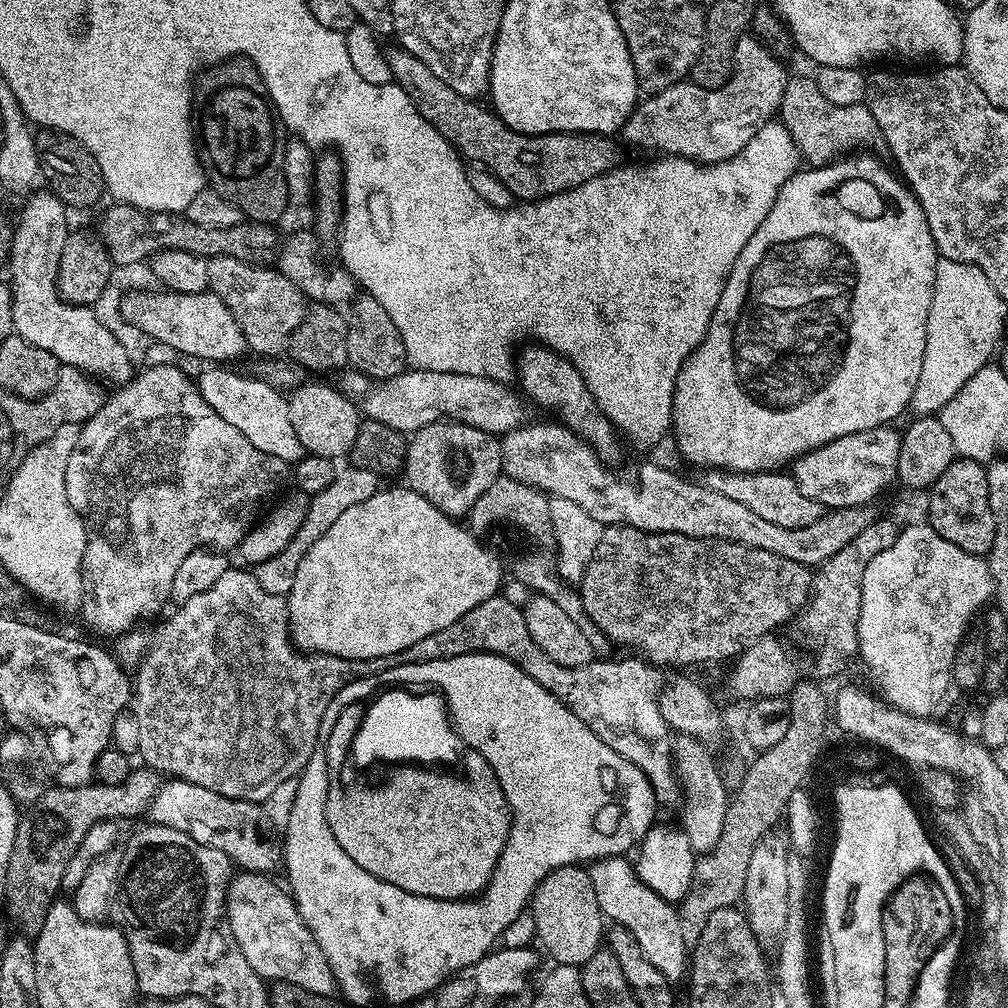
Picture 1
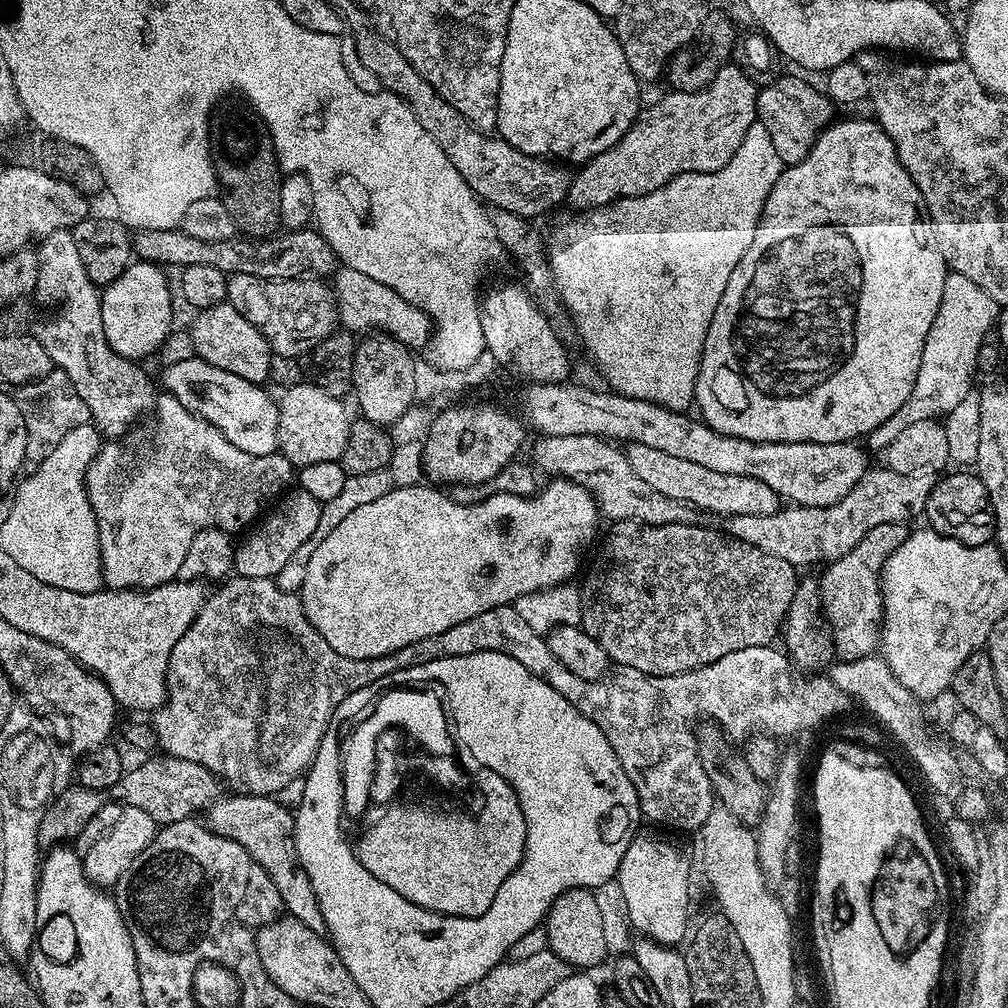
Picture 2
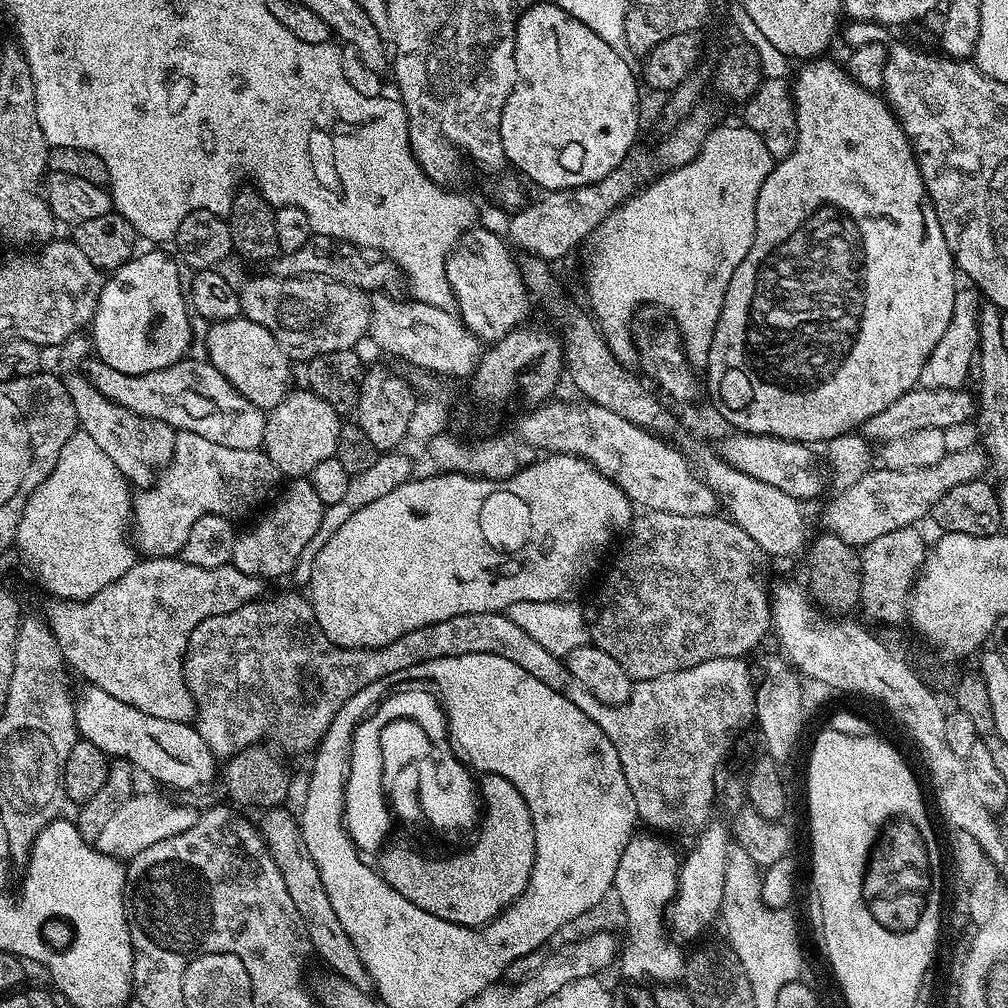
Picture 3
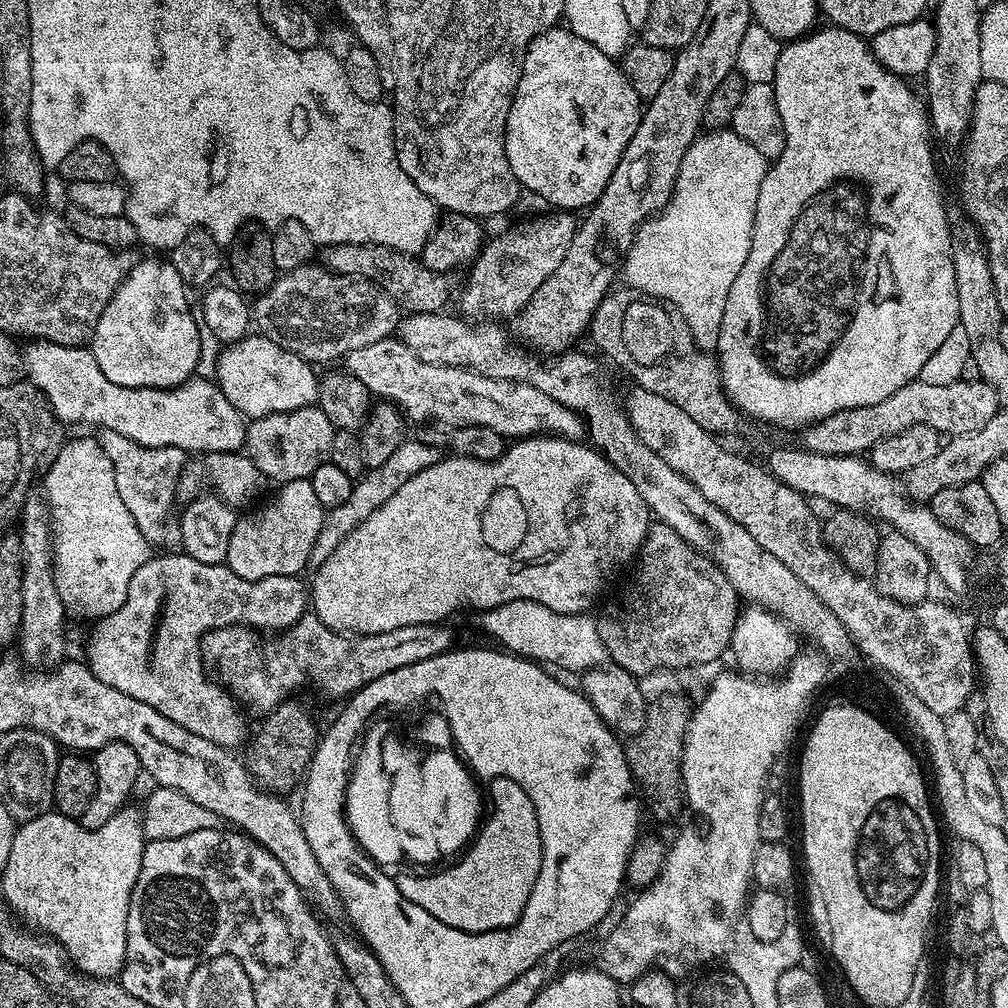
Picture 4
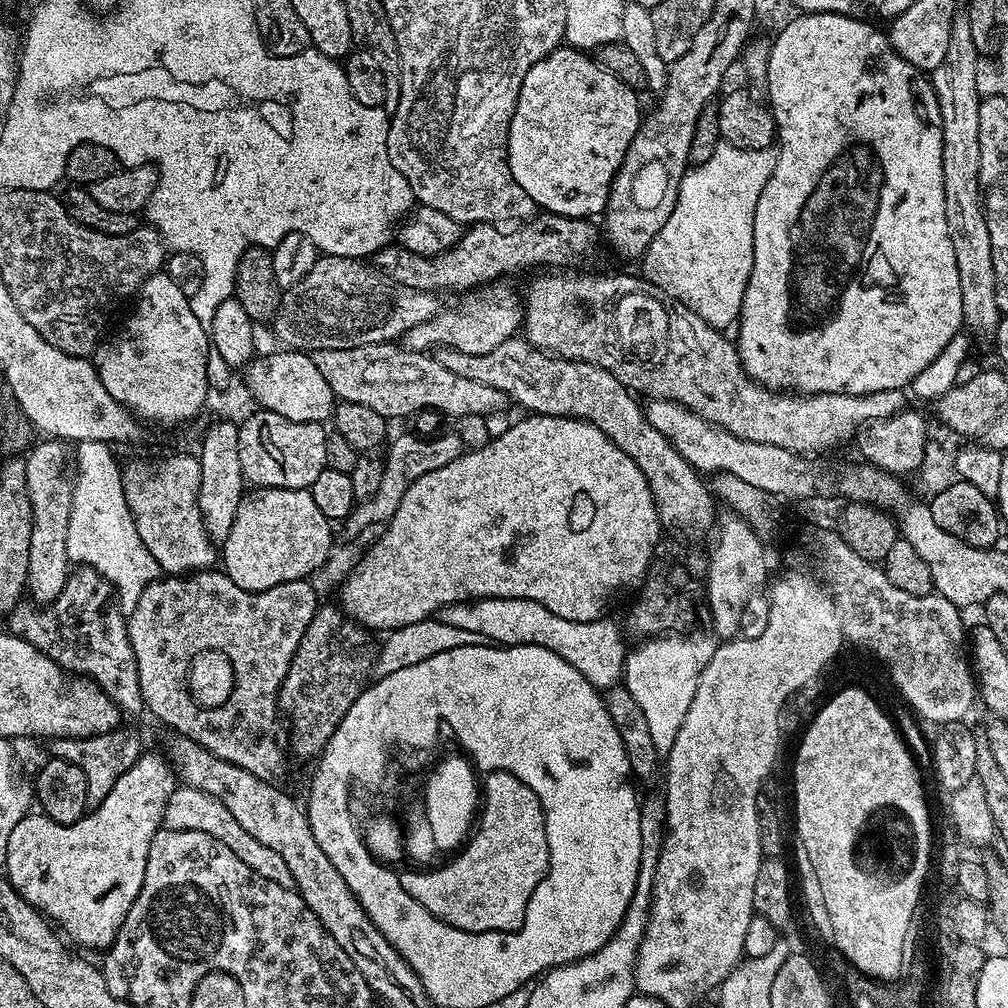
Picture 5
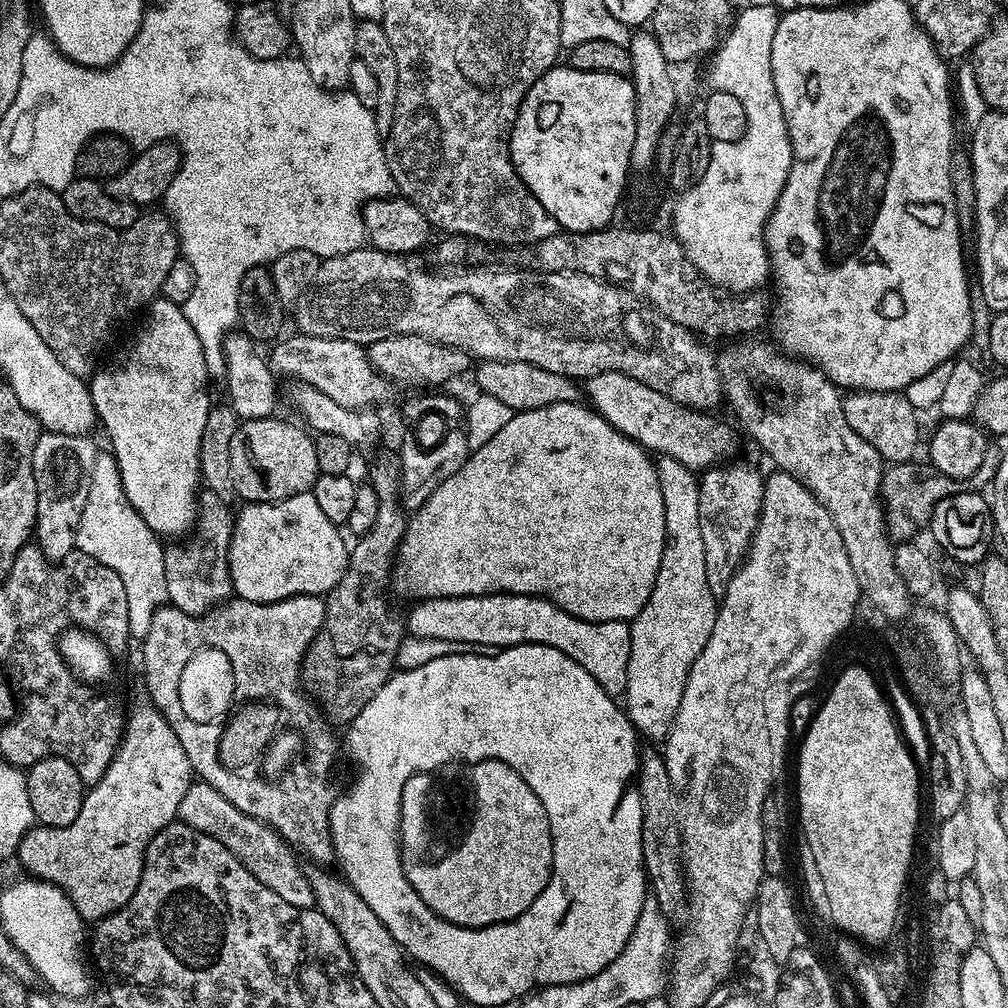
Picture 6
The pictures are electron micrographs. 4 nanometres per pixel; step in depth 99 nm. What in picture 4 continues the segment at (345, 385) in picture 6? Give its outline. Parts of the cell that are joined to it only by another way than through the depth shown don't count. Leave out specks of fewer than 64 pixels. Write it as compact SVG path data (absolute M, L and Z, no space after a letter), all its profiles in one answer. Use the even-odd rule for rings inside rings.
M399 338L370 342L370 346L362 346L362 350L354 350L349 356L343 357L342 364L348 373L358 378L358 382L362 382L362 386L366 386L368 393L381 401L395 404L409 421L424 422L427 421L424 419L429 416L432 419L429 421L440 426L457 428L484 426L496 430L505 438L560 436L564 440L583 441L586 436L586 424L581 416L574 410L562 406L562 402L554 402L554 398L542 394L542 390L534 390L534 386L513 380L486 378L465 368L451 368L422 362L422 358L418 358L418 354L414 354L414 350L407 348Z

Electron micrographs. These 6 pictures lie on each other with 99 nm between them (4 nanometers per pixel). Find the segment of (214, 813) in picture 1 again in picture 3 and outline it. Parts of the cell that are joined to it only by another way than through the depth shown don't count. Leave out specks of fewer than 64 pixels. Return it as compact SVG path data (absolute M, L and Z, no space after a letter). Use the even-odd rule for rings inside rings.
M284 806L269 808L261 816L264 817L258 820L258 827L264 838L264 845L274 858L286 882L286 890L290 890L290 899L293 900L294 907L297 908L298 914L302 914L302 922L306 922L313 953L317 957L320 955L332 967L329 969L335 975L346 978L346 982L358 986L358 990L371 993L374 985L370 974L362 958L358 958L358 950L354 950L354 942L350 942L350 934L342 930L342 922L338 922L338 914L334 914L334 906L326 894L326 886L322 886L322 874L318 874L318 866L314 866L314 858L310 858L310 850L306 850L299 819Z

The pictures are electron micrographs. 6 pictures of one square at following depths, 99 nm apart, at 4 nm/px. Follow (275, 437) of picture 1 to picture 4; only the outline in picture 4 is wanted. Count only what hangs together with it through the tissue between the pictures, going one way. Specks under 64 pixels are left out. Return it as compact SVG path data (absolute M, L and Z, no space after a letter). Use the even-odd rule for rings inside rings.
M36 340L27 349L23 349L26 376L31 383L40 389L45 401L52 407L52 413L57 420L68 424L93 424L96 430L109 428L118 434L126 434L134 442L147 448L165 448L174 446L189 454L203 454L205 452L239 452L245 447L248 439L248 429L245 417L222 394L220 385L215 379L200 380L193 378L178 385L177 388L131 388L118 386L118 382L110 382L106 374L94 362L91 347L62 346L52 344L49 340Z

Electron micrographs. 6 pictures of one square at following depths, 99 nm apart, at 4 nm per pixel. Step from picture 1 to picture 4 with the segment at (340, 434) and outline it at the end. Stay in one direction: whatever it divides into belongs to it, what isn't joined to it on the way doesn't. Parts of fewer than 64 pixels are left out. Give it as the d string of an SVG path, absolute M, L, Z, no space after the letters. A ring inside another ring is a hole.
M318 406L263 416L251 421L247 425L247 429L247 456L254 462L254 466L258 466L258 470L265 478L269 481L276 480L275 482L309 479L314 474L314 470L318 470L318 466L329 459L332 443L338 431L330 422L330 418L326 418L326 414Z

